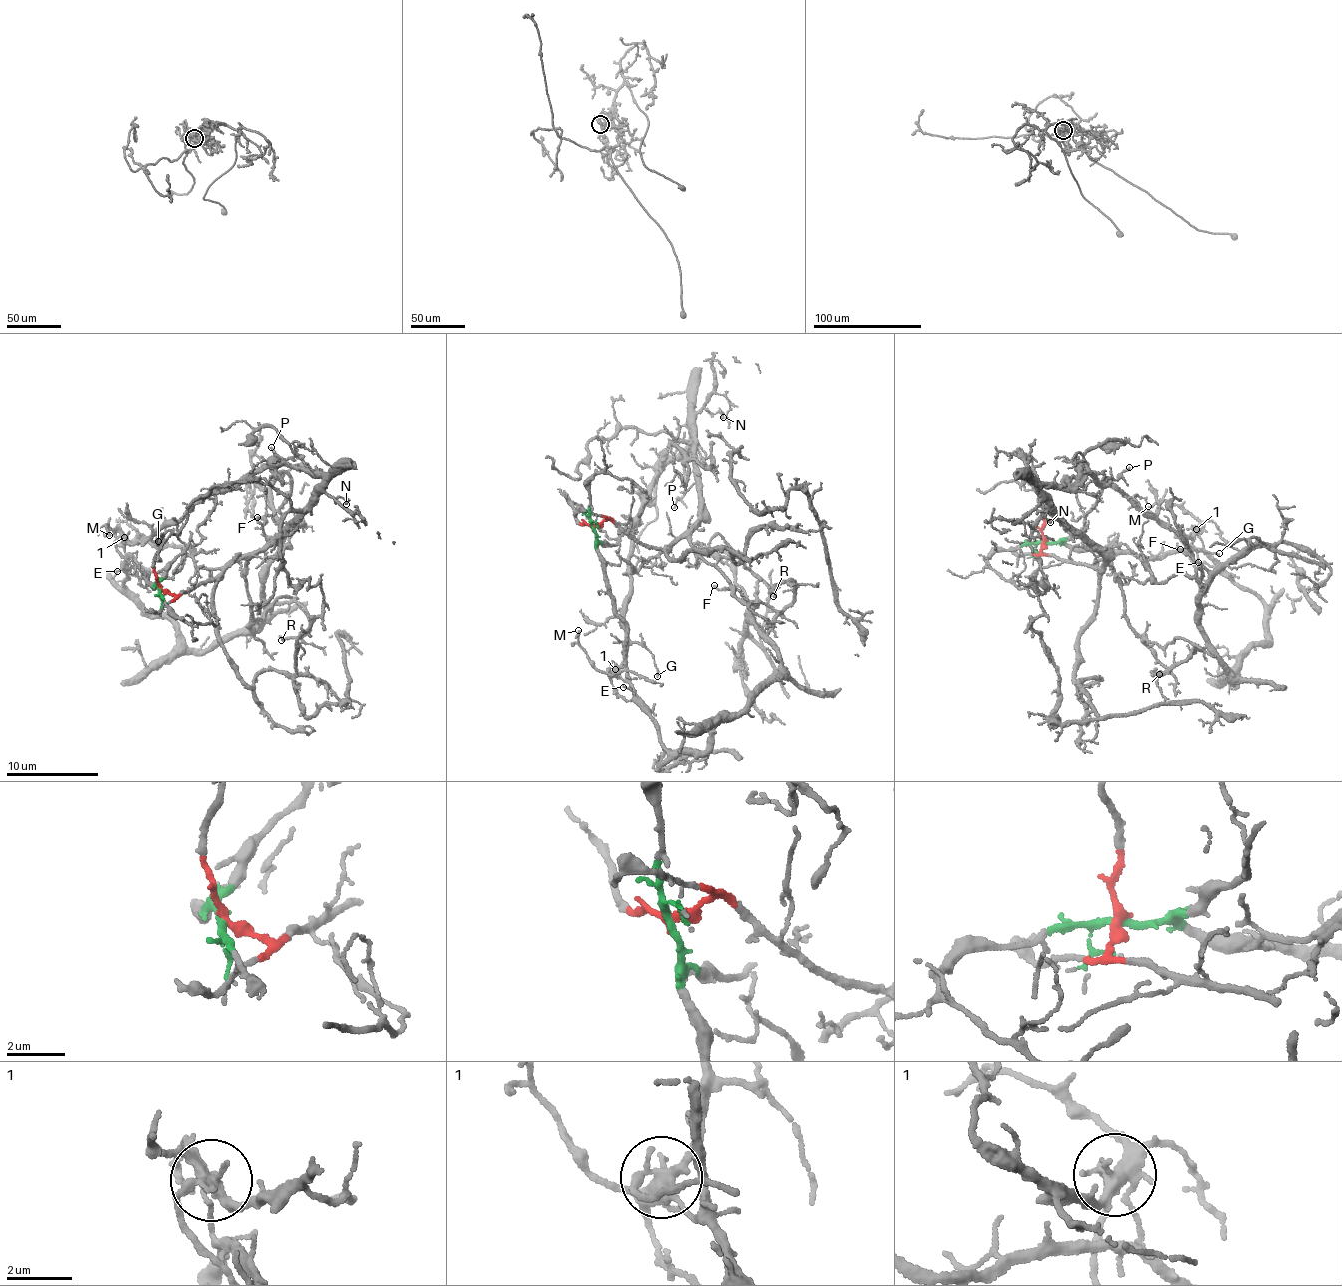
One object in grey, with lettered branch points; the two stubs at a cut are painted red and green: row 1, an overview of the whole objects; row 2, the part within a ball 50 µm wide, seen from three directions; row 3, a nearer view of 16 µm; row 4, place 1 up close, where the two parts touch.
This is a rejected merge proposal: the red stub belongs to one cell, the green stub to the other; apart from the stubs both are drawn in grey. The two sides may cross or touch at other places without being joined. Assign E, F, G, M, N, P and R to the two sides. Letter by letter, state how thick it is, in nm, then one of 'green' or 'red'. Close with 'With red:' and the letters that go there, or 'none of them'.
E: calibre 110 nm; green
F: calibre 140 nm; green
G: calibre 120 nm; red
M: calibre 170 nm; red
N: calibre 170 nm; red
P: calibre 120 nm; red
R: calibre 140 nm; green
With red: G, M, N, P

